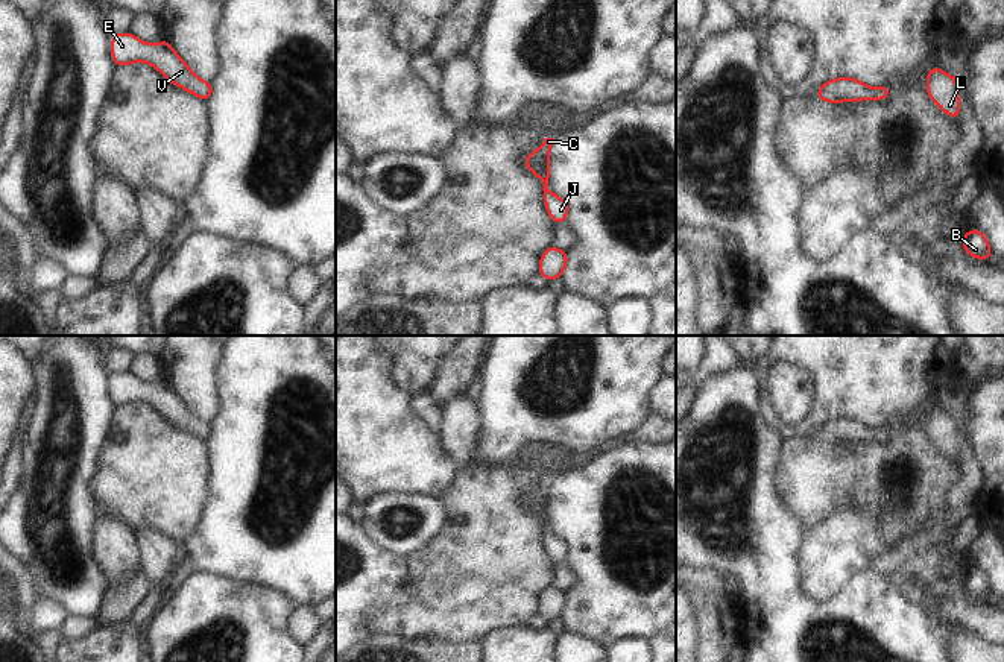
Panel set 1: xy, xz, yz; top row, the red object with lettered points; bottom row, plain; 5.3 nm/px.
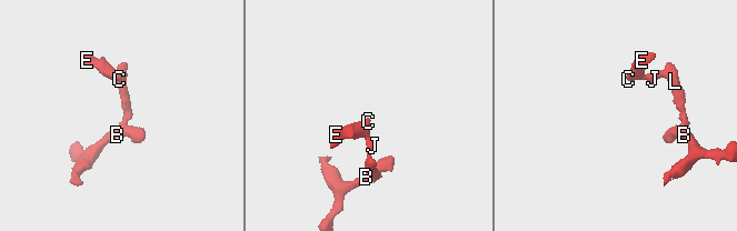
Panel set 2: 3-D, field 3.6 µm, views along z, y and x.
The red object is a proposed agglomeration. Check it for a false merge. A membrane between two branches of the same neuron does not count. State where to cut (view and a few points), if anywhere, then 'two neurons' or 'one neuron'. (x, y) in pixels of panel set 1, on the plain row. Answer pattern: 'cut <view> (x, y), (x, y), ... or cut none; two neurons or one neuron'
cut none; one neuron

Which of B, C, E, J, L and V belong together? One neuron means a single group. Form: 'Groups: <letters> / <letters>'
Groups: B C E J L V

